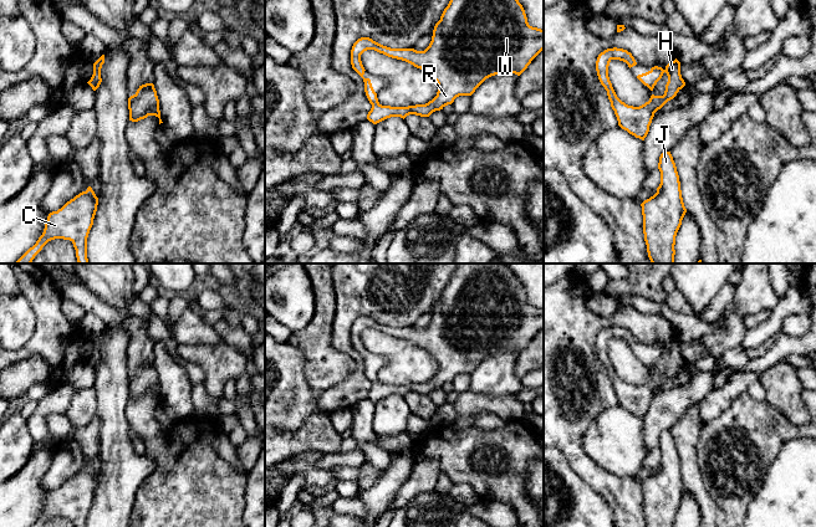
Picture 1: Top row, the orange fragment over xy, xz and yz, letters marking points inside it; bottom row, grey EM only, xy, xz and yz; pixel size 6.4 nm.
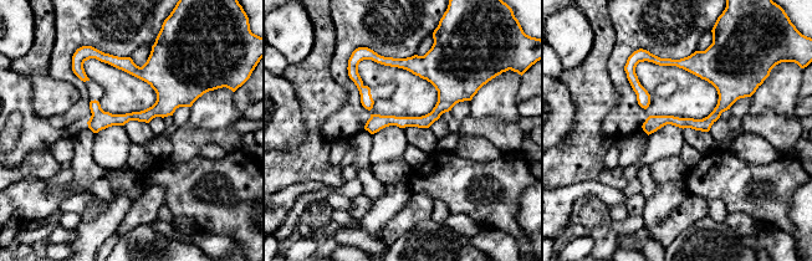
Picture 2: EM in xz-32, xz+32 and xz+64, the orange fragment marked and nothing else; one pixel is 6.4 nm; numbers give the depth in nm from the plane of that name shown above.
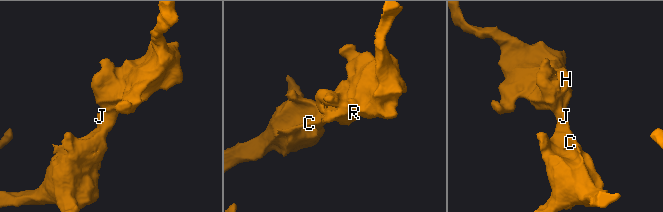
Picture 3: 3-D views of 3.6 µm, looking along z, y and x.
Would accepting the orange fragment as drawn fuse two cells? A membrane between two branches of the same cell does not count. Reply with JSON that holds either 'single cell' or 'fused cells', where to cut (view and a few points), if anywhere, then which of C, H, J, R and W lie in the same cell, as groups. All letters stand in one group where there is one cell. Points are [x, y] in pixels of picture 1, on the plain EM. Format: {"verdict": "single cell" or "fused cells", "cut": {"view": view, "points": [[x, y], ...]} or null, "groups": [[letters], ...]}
{"verdict": "single cell", "cut": null, "groups": [["C", "H", "J", "R", "W"]]}

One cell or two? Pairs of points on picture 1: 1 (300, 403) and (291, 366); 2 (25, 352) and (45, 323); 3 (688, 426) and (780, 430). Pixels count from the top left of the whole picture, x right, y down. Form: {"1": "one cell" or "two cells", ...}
{"1": "one cell", "2": "one cell", "3": "two cells"}

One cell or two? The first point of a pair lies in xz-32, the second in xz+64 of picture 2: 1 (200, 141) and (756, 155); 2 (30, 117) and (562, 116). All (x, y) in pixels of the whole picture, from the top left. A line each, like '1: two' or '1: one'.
1: two
2: one

